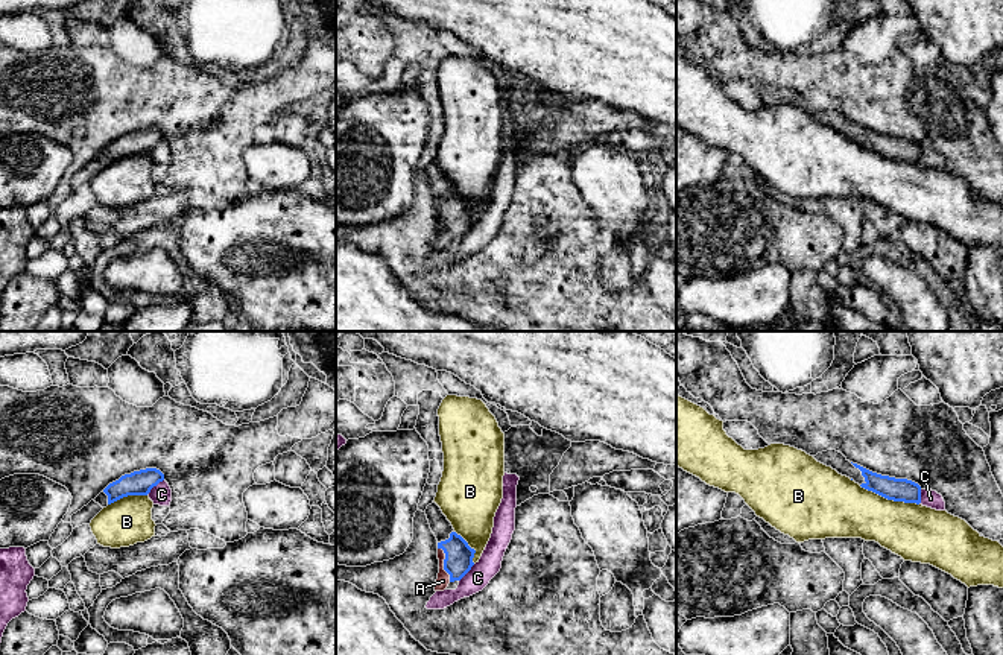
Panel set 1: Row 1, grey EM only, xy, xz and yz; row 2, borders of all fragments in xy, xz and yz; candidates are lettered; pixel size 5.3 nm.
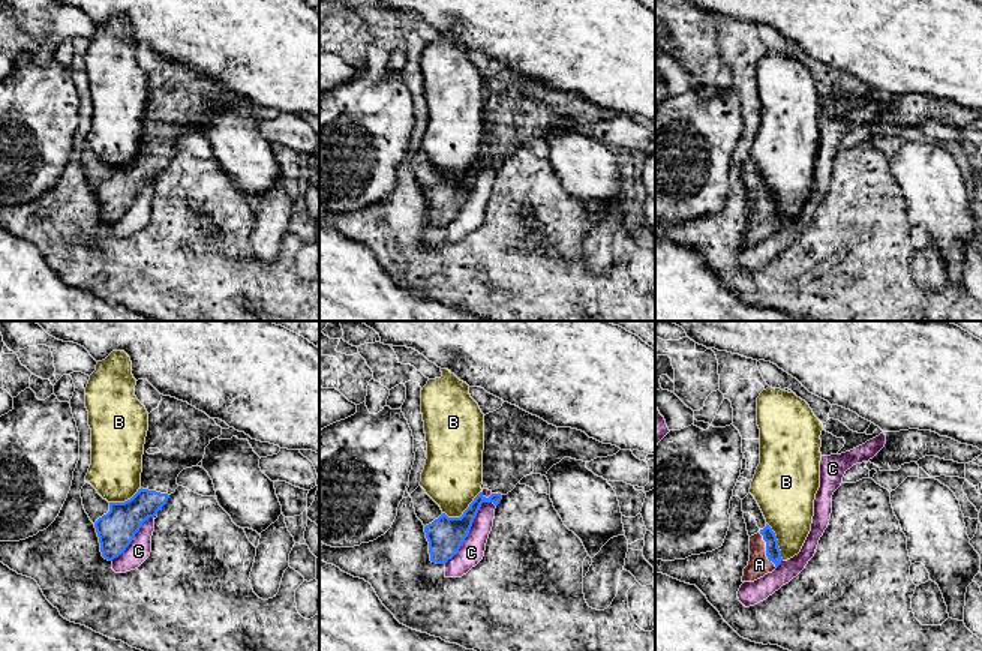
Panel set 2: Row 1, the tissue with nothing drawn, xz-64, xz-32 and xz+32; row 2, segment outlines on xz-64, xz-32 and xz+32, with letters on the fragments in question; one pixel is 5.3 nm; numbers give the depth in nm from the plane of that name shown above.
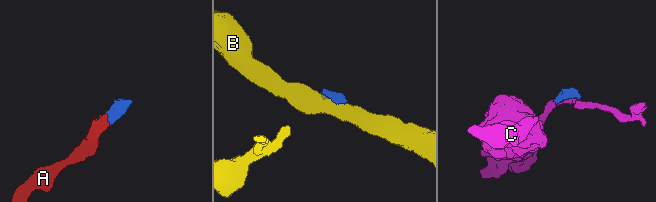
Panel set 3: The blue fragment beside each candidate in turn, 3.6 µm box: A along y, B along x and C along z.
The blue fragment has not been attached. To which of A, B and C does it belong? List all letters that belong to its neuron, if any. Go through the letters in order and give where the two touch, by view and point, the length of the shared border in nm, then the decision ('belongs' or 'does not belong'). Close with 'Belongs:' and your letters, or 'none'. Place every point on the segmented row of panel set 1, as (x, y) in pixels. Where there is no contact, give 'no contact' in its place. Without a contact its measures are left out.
A: meets blue in xz at (444, 564); contact 200 nm long; belongs
B: meets blue in yz at (889, 499); contact 340 nm long; does not belong
C: meets blue in xy at (154, 485); contact 130 nm long; does not belong
Belongs: A

